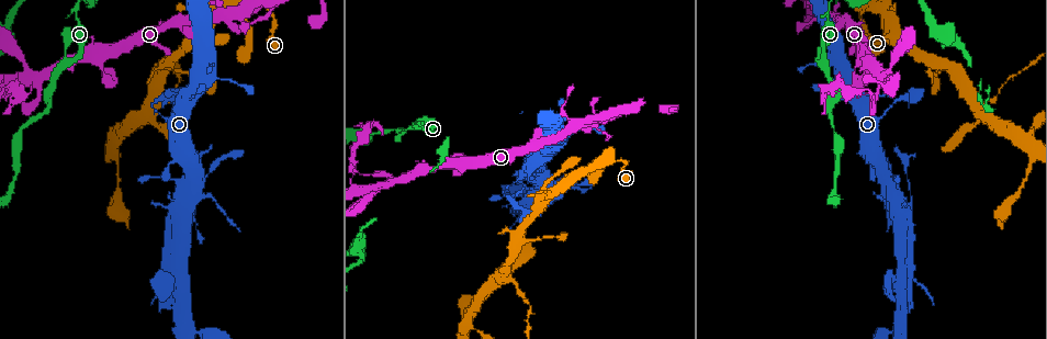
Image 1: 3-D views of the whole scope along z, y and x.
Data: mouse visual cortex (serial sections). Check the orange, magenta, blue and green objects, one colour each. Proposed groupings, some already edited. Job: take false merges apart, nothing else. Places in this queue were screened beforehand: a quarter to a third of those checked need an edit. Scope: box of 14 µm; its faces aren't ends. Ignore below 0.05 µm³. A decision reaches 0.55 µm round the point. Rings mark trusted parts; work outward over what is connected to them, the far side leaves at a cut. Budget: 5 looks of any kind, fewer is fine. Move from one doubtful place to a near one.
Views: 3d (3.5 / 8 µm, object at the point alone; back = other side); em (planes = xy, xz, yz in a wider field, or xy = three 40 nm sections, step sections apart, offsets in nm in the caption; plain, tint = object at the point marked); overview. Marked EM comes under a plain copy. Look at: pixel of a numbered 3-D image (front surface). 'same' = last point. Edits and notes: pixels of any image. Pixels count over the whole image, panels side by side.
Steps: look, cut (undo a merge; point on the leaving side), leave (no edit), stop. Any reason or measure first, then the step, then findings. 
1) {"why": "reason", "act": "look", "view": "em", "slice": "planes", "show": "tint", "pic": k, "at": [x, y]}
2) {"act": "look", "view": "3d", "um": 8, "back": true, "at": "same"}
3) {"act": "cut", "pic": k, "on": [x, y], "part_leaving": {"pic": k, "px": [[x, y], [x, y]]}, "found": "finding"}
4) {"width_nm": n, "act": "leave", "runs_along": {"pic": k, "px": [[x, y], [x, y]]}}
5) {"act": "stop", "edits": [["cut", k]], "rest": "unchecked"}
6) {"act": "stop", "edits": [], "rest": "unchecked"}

{"why": "sudden change in width", "act": "look", "view": "3d", "um": 3.5, "pic": 1, "at": [518, 284]}

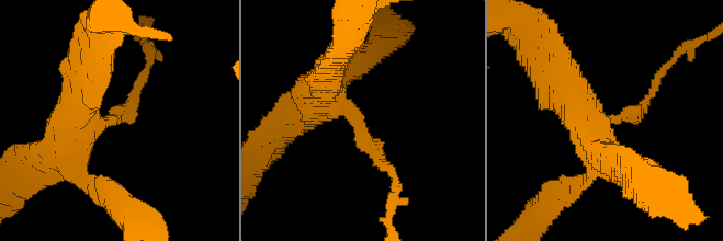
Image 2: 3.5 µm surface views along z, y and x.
{"arm_widths_nm": [150, 500], "act": "look", "view": "em", "slice": "xy", "step": 5, "show": "tint", "pic": 2, "at": [354, 119]}

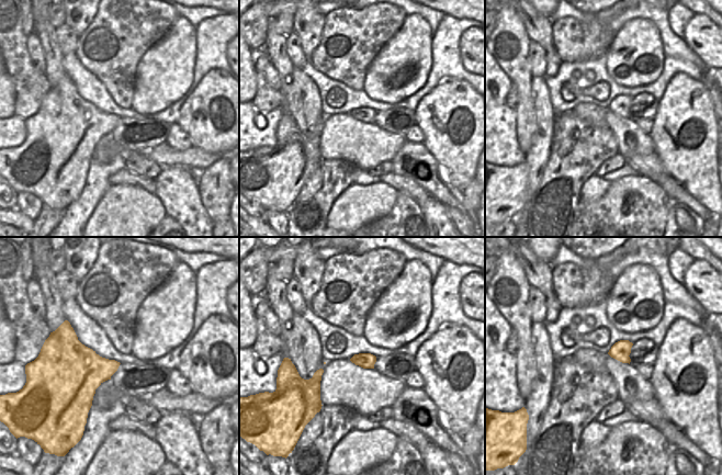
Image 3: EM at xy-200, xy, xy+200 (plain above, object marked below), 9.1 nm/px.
{"act": "cut", "pic": 2, "on": [373, 153], "part_leaving": {"pic": 2, "px": [[356, 117], [396, 184]]}, "found": "a second cell is stuck on"}

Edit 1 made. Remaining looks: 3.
{"why": "see it whole again", "act": "look", "view": "overview"}

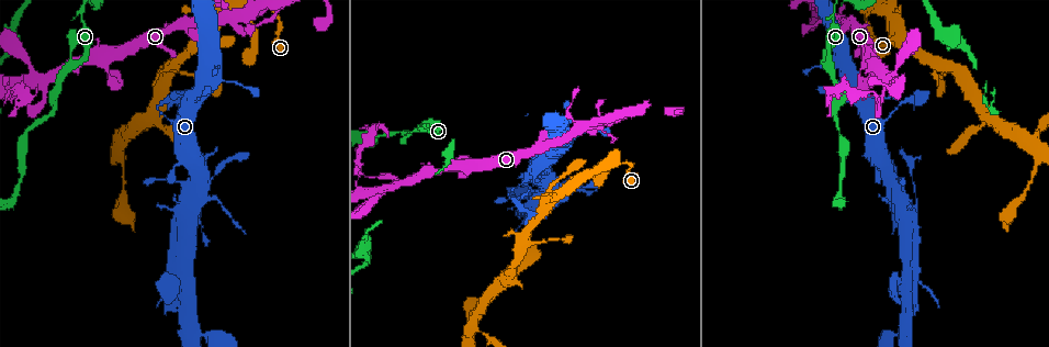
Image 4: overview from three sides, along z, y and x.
{"why": "arms part here", "act": "look", "view": "3d", "um": 3.5, "pic": 4, "at": [826, 64]}

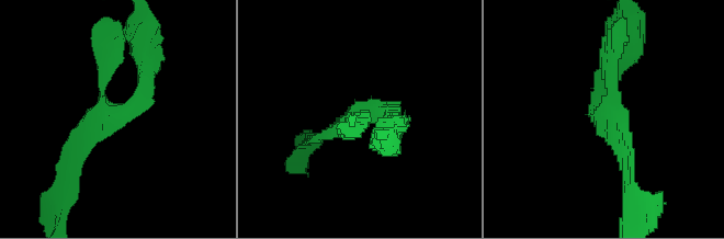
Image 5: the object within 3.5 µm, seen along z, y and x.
{"act": "look", "view": "em", "slice": "planes", "show": "tint", "pic": 5, "at": [104, 115]}

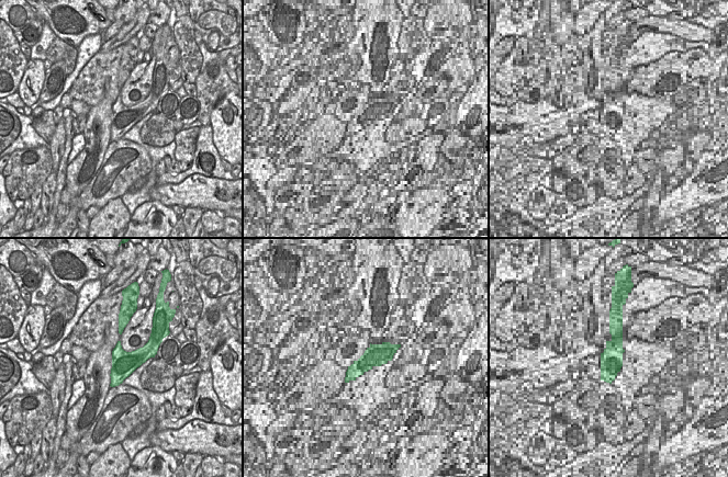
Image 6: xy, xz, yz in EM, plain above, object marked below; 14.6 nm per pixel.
{"width_nm": 360, "act": "leave", "runs_along": {"pic": 5, "px": [[145, 69], [142, 97], [75, 140], [75, 174]]}, "found": "continuous, no second cell"}

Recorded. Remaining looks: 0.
{"act": "stop", "edits": [["cut", 2]], "rest": "unchecked"}

